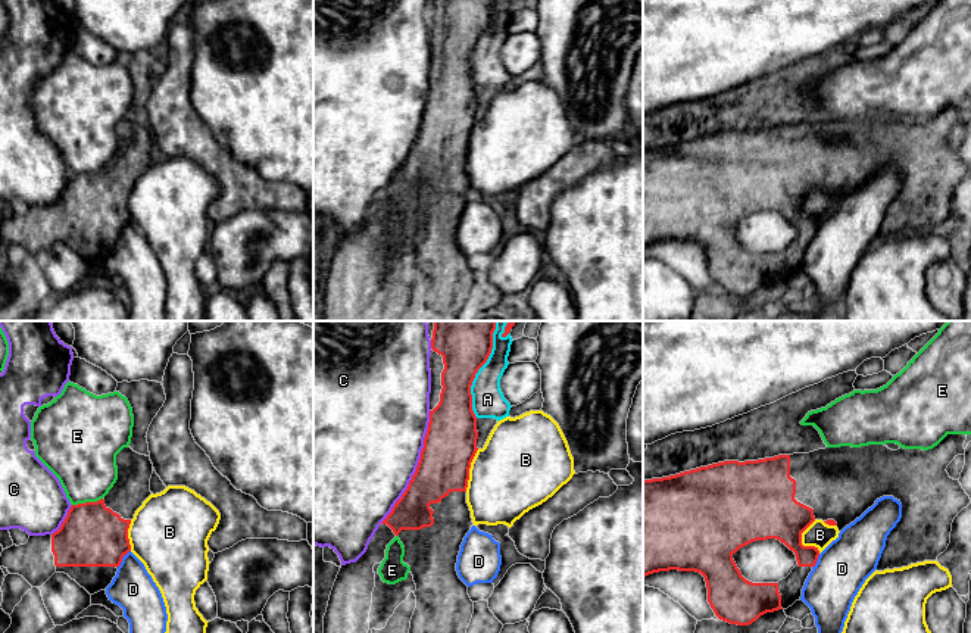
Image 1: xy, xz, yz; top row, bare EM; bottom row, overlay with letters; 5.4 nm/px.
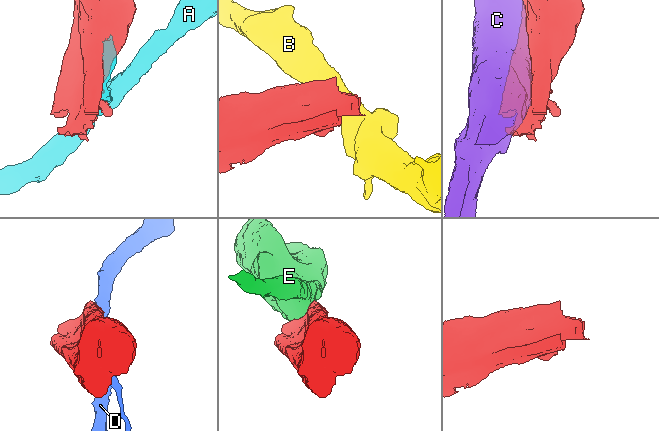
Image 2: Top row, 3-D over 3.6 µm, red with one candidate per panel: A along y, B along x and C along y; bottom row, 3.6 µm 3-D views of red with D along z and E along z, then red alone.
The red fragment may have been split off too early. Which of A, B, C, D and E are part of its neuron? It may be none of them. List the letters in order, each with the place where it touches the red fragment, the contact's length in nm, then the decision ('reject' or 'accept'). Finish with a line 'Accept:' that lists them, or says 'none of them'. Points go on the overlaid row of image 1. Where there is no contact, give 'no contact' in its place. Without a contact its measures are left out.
A: meets red in xz at (478, 368); contact 550 nm long; reject
B: meets red in yz at (801, 540); contact 190 nm long; reject
C: meets red in xz at (417, 467); contact 650 nm long; reject
D: meets red in xy at (122, 557); contact 130 nm long; reject
E: meets red in xy at (87, 502); contact 170 nm long; reject
Accept: none of them

